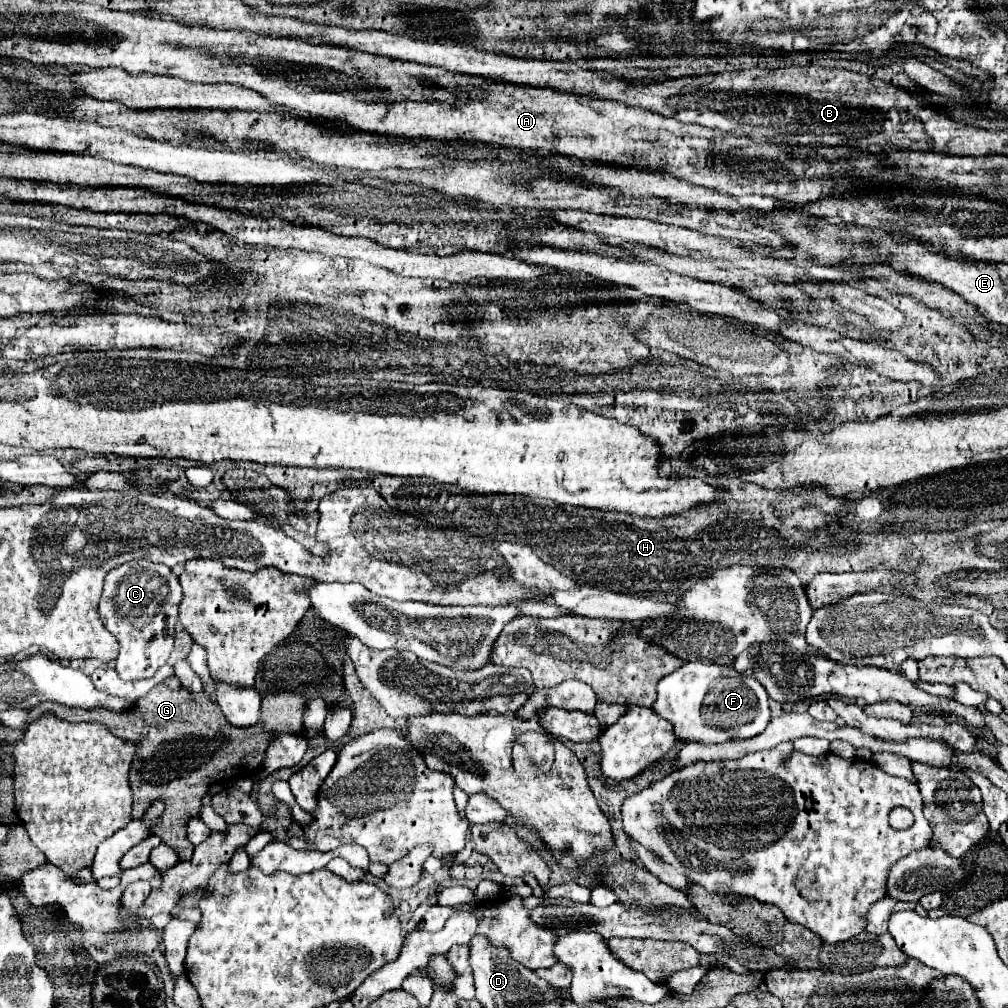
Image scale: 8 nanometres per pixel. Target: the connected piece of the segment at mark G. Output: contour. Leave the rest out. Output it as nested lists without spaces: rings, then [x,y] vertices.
[[[160,683],[144,699],[140,699],[140,703],[122,713],[104,707],[96,707],[96,711],[74,709],[60,703],[54,703],[54,713],[62,719],[100,721],[112,733],[120,733],[122,739],[142,743],[142,749],[136,753],[136,763],[130,771],[134,791],[132,819],[142,819],[146,807],[150,807],[156,799],[164,799],[166,811],[160,819],[160,827],[156,827],[154,833],[164,837],[164,843],[172,845],[182,861],[192,859],[194,845],[188,839],[188,821],[192,817],[200,819],[202,799],[212,781],[232,777],[232,723],[226,721],[224,713],[218,709],[218,703],[214,703],[204,689],[170,689]]]

